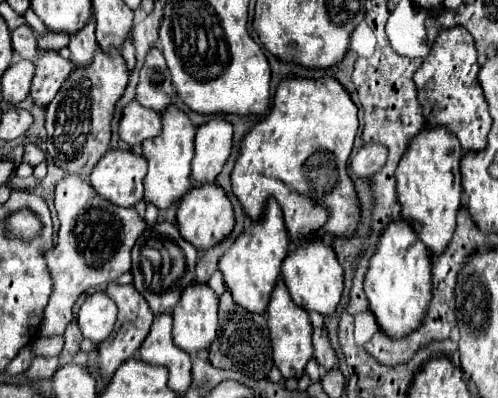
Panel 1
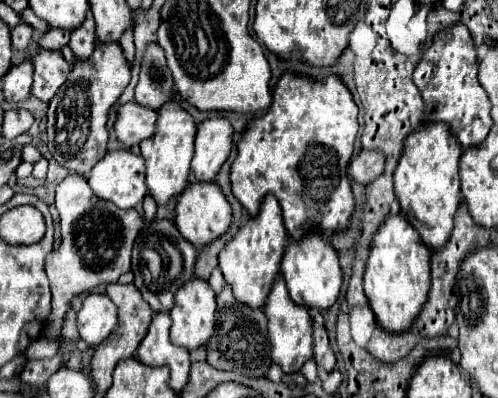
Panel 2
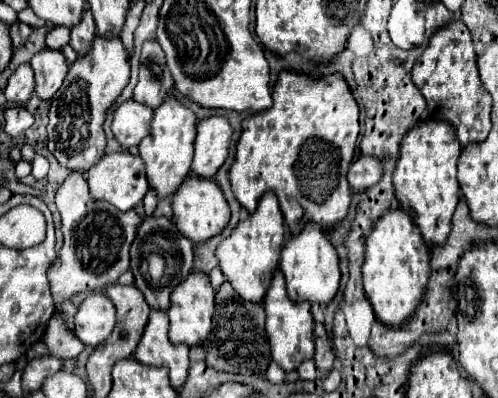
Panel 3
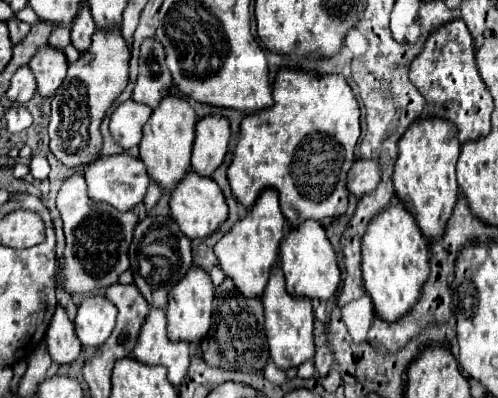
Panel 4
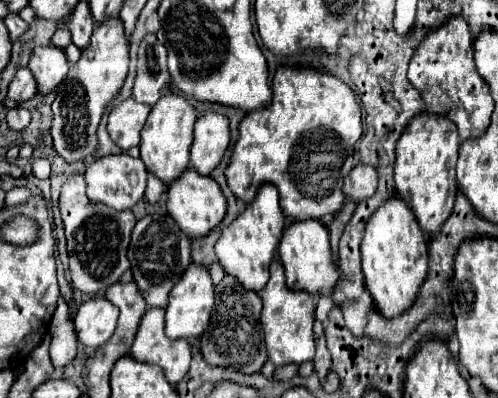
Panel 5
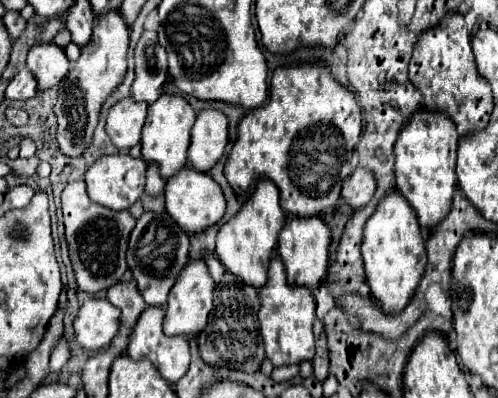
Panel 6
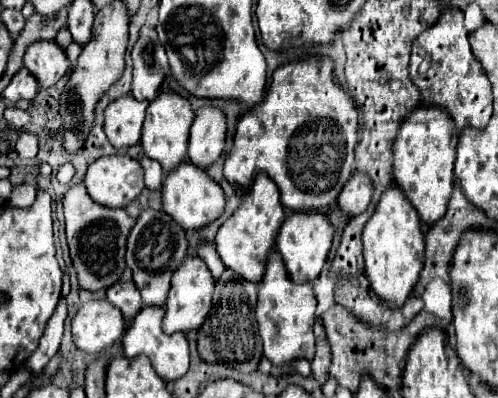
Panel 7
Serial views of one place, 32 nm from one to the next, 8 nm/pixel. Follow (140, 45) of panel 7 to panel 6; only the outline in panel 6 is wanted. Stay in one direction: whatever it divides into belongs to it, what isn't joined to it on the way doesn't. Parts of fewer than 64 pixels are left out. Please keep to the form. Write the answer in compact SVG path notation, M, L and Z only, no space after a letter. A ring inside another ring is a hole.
M144 30L142 38L134 48L134 82L132 98L138 102L152 104L162 92L168 78L166 50L158 44L158 36L152 30Z

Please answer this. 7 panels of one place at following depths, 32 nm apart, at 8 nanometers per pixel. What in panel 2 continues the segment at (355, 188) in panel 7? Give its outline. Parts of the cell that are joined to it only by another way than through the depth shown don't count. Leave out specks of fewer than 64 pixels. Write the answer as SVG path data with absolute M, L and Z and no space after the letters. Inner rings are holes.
M362 150L348 168L348 178L350 182L368 186L372 184L380 172L384 170L384 154L376 152L376 150Z

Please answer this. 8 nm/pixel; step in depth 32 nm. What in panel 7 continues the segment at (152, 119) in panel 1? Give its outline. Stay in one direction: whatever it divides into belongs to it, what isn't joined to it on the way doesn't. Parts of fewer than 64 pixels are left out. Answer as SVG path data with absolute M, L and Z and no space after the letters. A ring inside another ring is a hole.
M120 96L104 110L104 132L114 148L134 146L140 142L140 128L144 122L148 102L134 96Z

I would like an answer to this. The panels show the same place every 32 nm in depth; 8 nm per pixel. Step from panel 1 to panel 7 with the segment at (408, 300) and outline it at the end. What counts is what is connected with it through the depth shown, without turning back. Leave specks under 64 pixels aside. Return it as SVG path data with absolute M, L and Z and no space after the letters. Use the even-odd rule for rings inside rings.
M390 184L382 194L374 216L364 226L362 244L366 260L364 272L370 282L370 290L388 304L404 304L406 296L410 296L418 282L418 274L424 264L424 232L418 212L408 204L404 192L400 192L396 184Z

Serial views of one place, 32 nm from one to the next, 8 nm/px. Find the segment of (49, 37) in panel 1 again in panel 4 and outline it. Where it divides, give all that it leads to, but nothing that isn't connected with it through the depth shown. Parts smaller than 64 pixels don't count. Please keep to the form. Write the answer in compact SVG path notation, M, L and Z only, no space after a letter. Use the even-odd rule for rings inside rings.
M58 26L58 28L52 32L48 44L54 46L54 48L58 48L58 50L66 48L66 46L70 44L70 28L68 28L68 26Z

